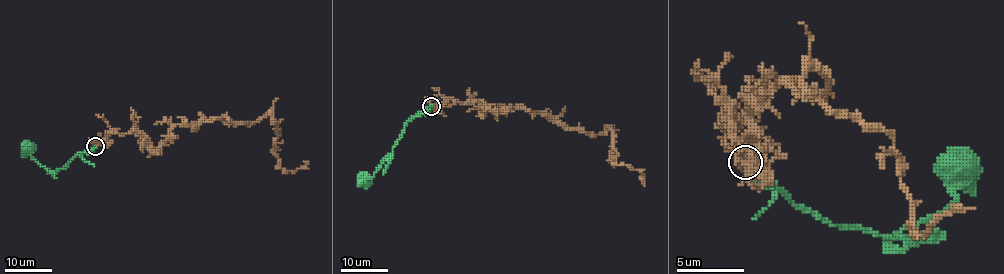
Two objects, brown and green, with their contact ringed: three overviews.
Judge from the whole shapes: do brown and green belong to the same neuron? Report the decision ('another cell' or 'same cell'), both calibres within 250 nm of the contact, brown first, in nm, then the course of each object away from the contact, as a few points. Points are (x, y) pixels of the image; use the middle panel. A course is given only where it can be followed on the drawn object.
same cell; 260 nm thick on the brown side, 260 nm on the other; brown runs (430, 106), (476, 101), (529, 108), (584, 132), (607, 126), (610, 160), (638, 170), (644, 185); green runs (430, 106), (407, 122), (393, 151), (370, 178), (360, 176)

